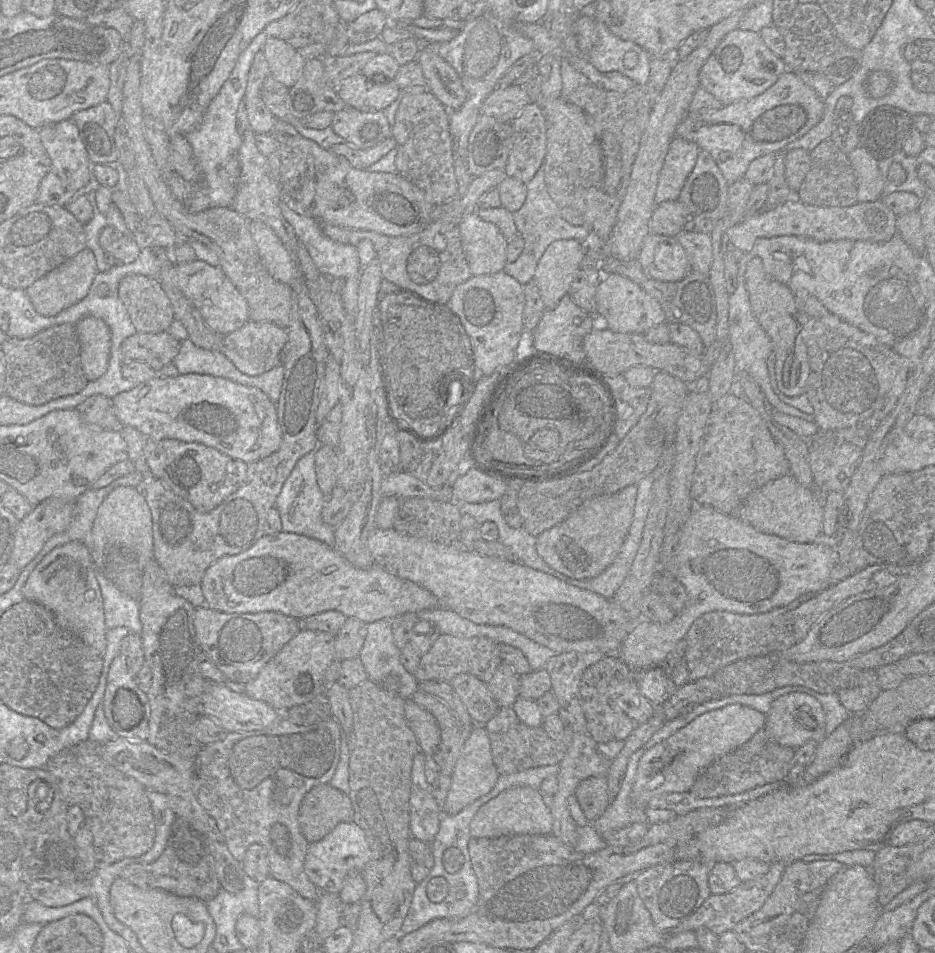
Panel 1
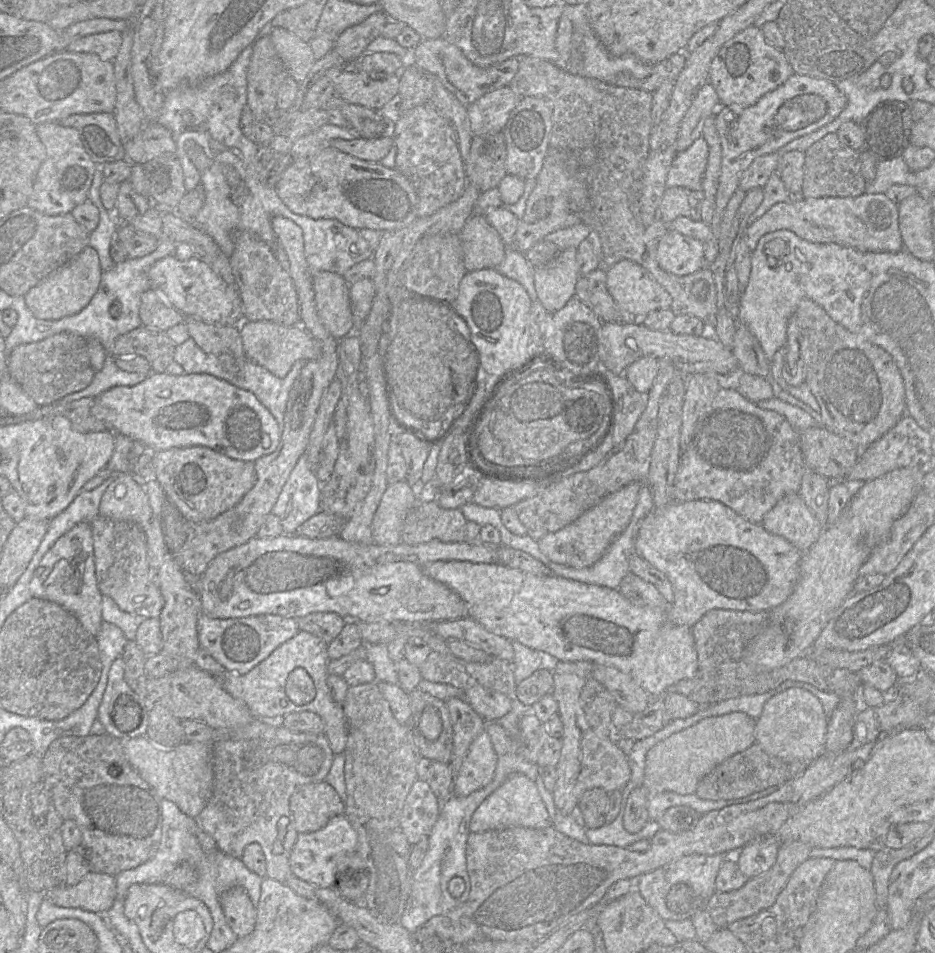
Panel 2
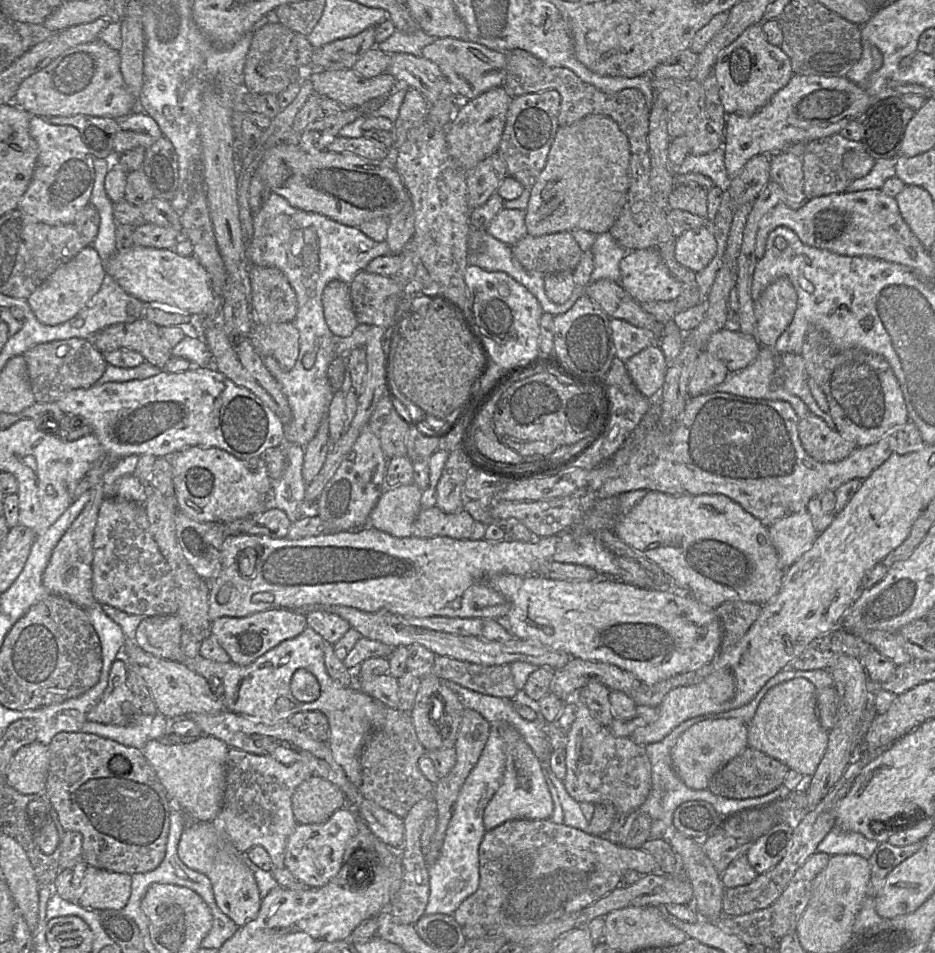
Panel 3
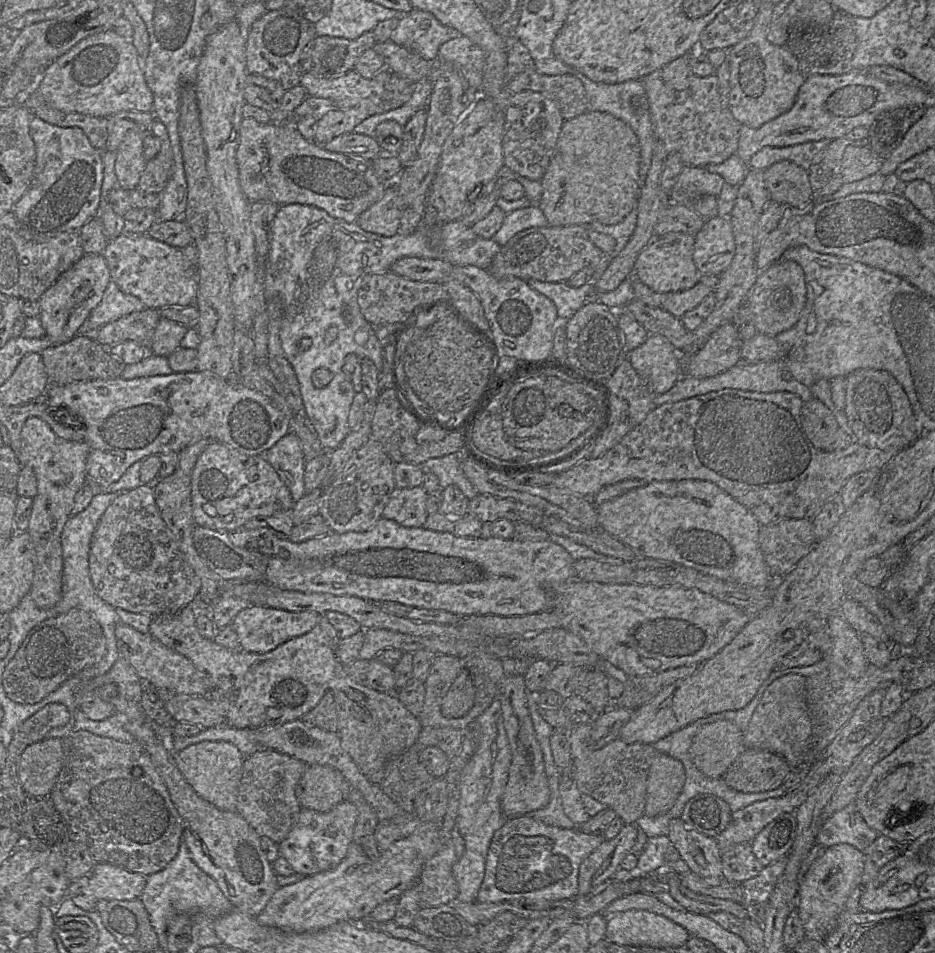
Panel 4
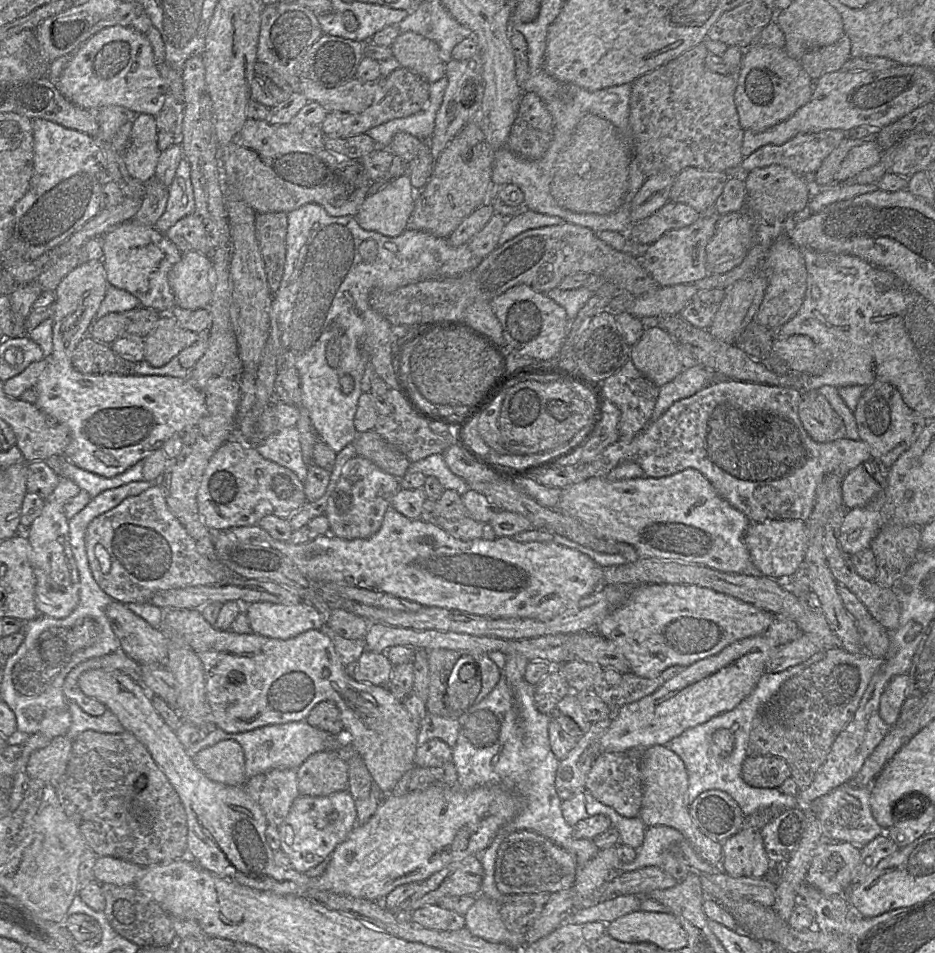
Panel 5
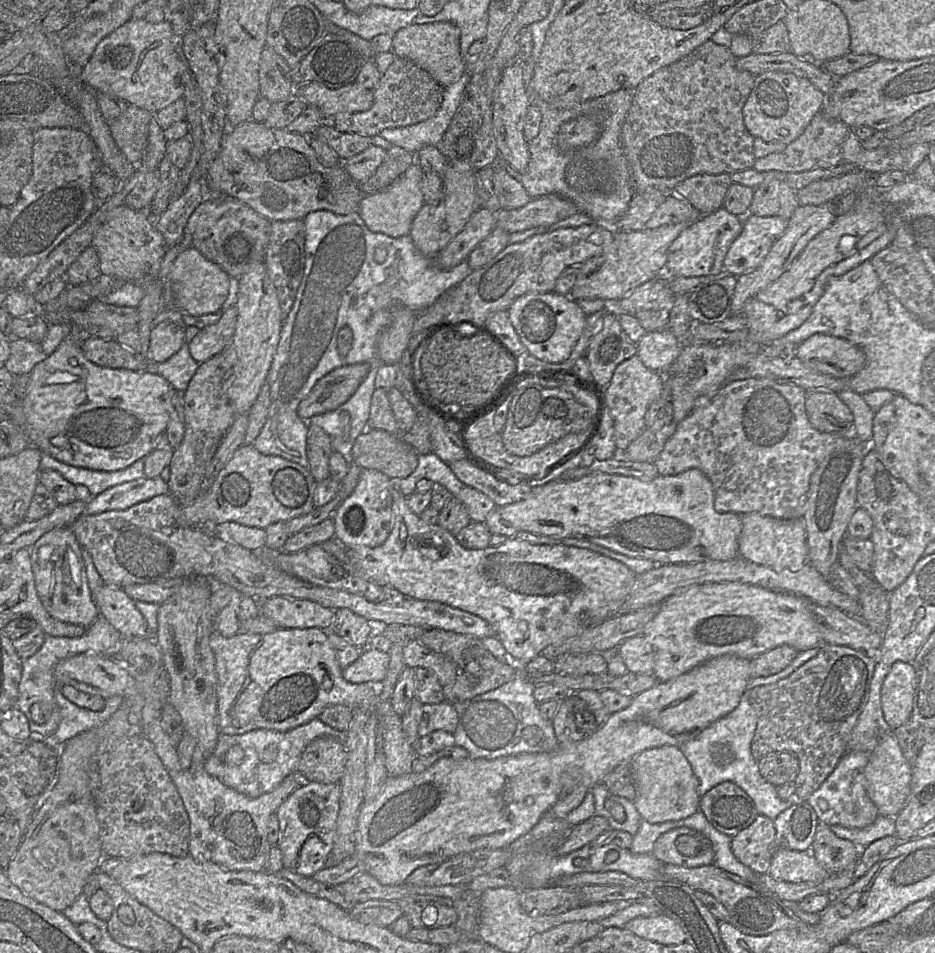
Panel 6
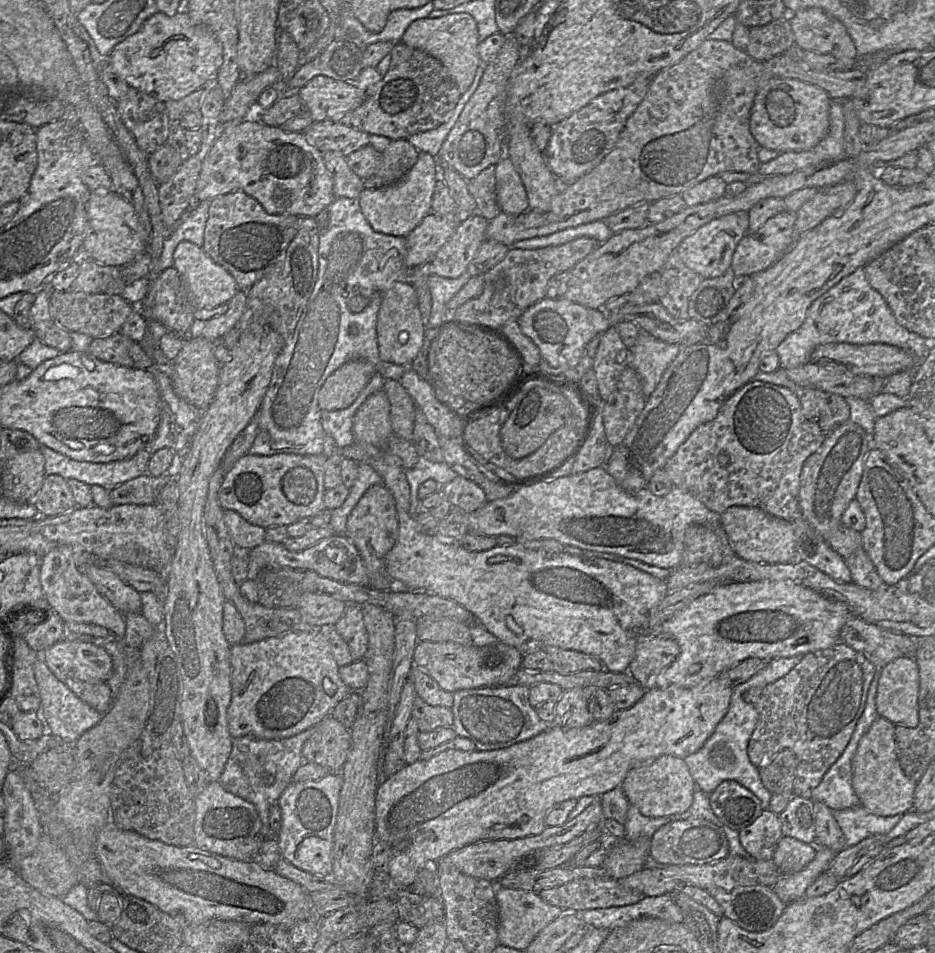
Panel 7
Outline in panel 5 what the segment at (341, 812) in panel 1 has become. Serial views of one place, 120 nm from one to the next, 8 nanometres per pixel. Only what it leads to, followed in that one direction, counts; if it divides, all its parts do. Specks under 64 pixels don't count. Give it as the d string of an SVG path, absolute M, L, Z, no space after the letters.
M337 751L311 755L296 770L299 794L323 797L348 790L348 765Z

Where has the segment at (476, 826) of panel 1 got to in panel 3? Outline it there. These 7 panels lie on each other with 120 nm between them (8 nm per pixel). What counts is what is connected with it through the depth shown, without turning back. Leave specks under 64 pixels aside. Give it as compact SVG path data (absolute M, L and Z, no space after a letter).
M507 723L498 725L503 740L505 768L500 786L487 804L483 823L486 831L515 819L545 820L553 811L553 801L549 793L539 759L519 732Z

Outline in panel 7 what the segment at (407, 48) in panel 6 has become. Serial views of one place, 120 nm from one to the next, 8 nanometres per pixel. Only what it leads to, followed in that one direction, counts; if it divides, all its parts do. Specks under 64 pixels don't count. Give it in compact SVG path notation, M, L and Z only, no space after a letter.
M452 13L437 18L425 17L414 20L406 29L401 41L412 48L424 51L438 59L447 69L461 94L469 89L473 83L477 69L480 65L483 65L478 53L480 40L478 37L477 22L468 13Z

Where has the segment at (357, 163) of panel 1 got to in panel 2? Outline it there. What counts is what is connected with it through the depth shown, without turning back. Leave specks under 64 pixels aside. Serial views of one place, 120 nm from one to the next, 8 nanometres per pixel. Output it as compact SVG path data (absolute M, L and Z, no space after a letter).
M381 136L375 139L333 139L327 143L329 147L372 162L380 162L385 158L393 144L393 139L389 136Z

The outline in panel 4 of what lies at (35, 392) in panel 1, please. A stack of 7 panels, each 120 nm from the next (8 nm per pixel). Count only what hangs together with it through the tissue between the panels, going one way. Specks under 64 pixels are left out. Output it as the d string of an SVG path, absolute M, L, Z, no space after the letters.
M78 334L68 342L54 344L46 348L41 357L47 373L47 390L49 387L61 387L67 384L86 380L108 380L121 377L126 364L111 354L94 338Z

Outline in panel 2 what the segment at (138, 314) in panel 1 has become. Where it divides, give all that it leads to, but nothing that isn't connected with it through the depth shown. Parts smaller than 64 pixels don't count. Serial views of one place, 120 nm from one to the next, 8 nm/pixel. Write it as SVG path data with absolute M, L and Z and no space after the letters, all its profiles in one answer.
M150 288L141 296L139 317L143 326L166 332L181 323L185 316Z

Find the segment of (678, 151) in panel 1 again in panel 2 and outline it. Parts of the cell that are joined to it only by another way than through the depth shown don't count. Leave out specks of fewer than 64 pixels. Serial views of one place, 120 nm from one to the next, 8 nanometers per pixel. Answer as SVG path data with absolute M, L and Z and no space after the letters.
M701 136L686 150L678 152L667 174L666 187L684 187L701 191L708 160L708 145Z

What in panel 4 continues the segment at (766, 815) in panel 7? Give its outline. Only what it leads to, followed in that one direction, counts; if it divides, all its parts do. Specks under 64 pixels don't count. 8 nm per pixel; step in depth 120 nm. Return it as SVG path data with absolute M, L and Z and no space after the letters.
M740 843L722 852L724 880L730 884L741 884L756 877L763 869L753 853L752 844Z

